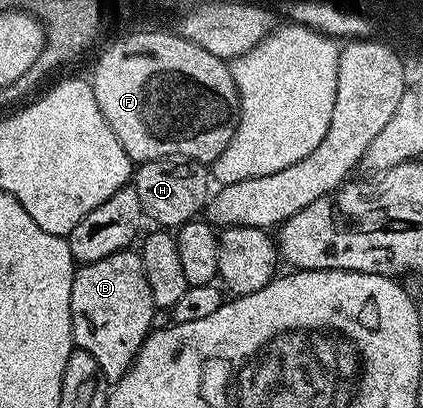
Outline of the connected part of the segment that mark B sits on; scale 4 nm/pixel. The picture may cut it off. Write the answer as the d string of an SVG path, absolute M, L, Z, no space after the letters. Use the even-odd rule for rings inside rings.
M136 250L111 253L99 261L82 263L71 281L71 329L79 350L95 357L102 375L110 384L118 383L133 364L133 359L154 326L151 285L143 273L143 261Z

